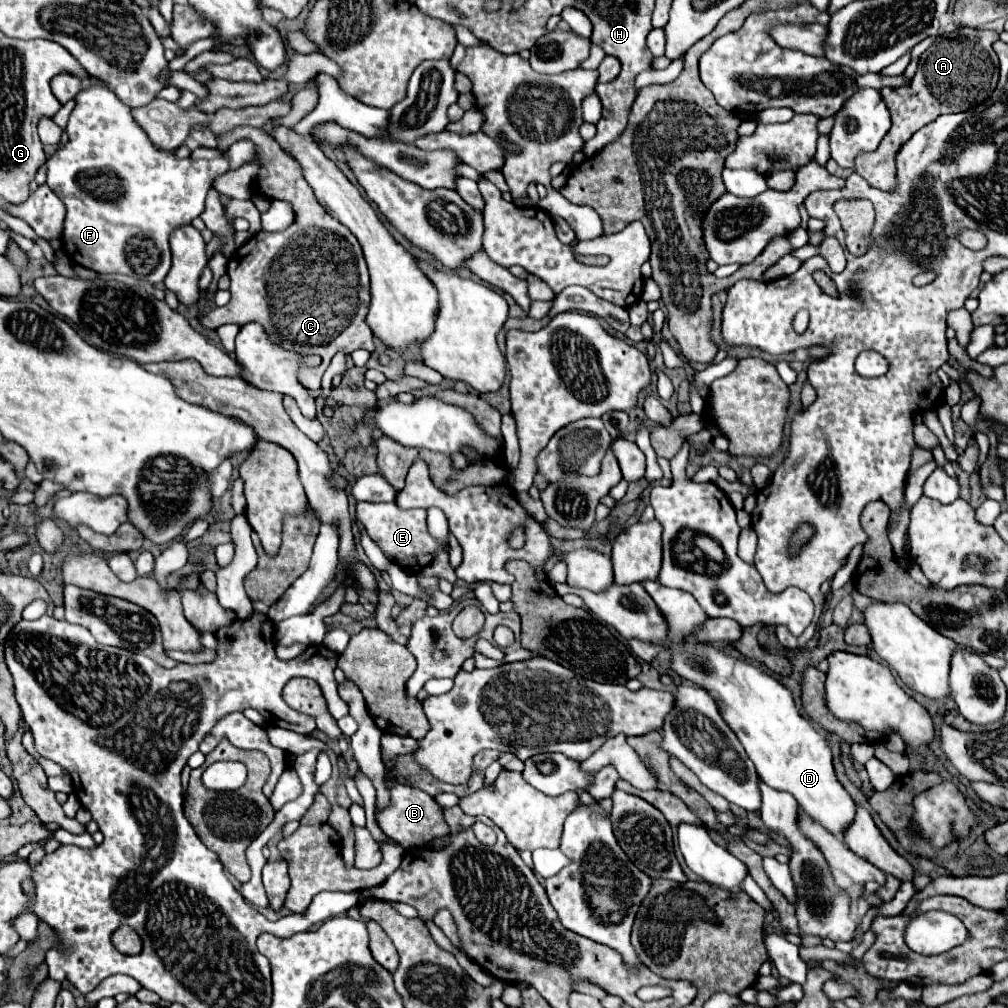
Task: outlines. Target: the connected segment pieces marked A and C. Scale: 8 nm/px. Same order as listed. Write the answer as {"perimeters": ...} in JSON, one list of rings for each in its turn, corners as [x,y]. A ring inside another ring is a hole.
{"perimeters":[[[[960,29],[948,35],[936,37],[936,41],[922,53],[920,67],[912,79],[910,87],[880,89],[884,103],[892,113],[892,127],[872,153],[860,153],[856,157],[856,171],[876,189],[892,191],[896,185],[896,151],[924,125],[932,123],[942,113],[960,113],[976,107],[998,83],[998,57],[992,49],[992,43],[998,41],[996,31],[976,31]]],[[[234,127],[232,131],[224,133],[220,137],[220,151],[226,153],[228,147],[236,141],[248,139],[254,143],[254,159],[252,163],[258,163],[260,169],[256,173],[256,188],[258,192],[271,200],[282,200],[294,207],[294,223],[280,231],[280,233],[268,233],[258,231],[246,245],[236,249],[236,253],[228,261],[228,277],[230,277],[230,293],[232,299],[226,307],[210,309],[200,323],[206,329],[218,329],[226,323],[234,323],[238,327],[244,327],[246,323],[260,323],[264,331],[268,331],[268,337],[274,343],[280,343],[288,351],[296,351],[298,355],[320,355],[322,363],[318,367],[300,367],[298,379],[306,389],[320,389],[320,379],[324,371],[328,369],[332,357],[336,353],[350,355],[356,349],[366,349],[370,353],[376,351],[374,347],[374,335],[366,323],[368,307],[370,307],[370,295],[368,301],[360,301],[360,291],[368,289],[368,267],[362,255],[362,249],[358,245],[358,239],[344,227],[338,219],[328,215],[324,207],[314,197],[312,187],[302,179],[302,171],[296,165],[294,159],[288,159],[288,155],[274,143],[270,135],[264,133],[264,129],[254,127]]]]}

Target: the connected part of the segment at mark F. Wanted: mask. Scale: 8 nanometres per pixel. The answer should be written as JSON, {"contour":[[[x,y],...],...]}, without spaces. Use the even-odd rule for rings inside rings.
{"contour":[[[82,87],[76,95],[76,107],[70,115],[70,121],[66,125],[66,133],[70,137],[70,141],[66,145],[62,145],[48,161],[46,161],[46,185],[64,201],[68,213],[66,213],[66,221],[64,221],[64,231],[62,231],[62,249],[66,253],[66,257],[76,263],[76,265],[82,265],[86,269],[92,269],[96,273],[122,273],[122,275],[130,275],[130,277],[136,277],[140,281],[150,281],[150,283],[162,283],[164,277],[168,275],[170,271],[170,245],[168,245],[168,239],[170,239],[170,233],[180,227],[180,225],[188,225],[192,223],[194,217],[198,217],[202,211],[204,211],[204,199],[206,199],[206,193],[208,189],[212,187],[214,179],[224,175],[226,171],[230,171],[228,167],[228,161],[220,155],[216,159],[178,159],[174,155],[174,151],[164,151],[160,147],[156,147],[148,135],[142,131],[142,127],[132,119],[132,109],[126,107],[124,103],[120,103],[120,99],[116,99],[116,95],[112,95],[112,91],[108,91],[106,87]]]}

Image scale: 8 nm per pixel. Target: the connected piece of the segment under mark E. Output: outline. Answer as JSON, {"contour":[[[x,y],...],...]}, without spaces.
{"contour":[[[358,503],[356,517],[364,525],[370,539],[382,549],[386,559],[406,573],[418,573],[428,567],[438,551],[450,551],[448,543],[434,539],[426,525],[426,511],[424,509],[400,509],[396,503]]]}

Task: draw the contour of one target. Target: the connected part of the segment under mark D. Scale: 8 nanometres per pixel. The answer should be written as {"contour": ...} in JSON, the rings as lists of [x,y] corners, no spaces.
{"contour":[[[644,581],[642,585],[656,601],[656,607],[664,611],[668,637],[664,639],[662,647],[672,653],[670,669],[682,679],[706,689],[714,697],[720,715],[744,745],[760,779],[766,785],[792,793],[798,805],[814,821],[818,821],[822,827],[828,827],[828,831],[836,837],[842,837],[842,831],[854,819],[856,803],[834,775],[832,751],[826,739],[814,729],[812,721],[800,715],[792,693],[776,677],[764,673],[748,661],[734,659],[714,647],[704,651],[698,649],[698,643],[690,645],[688,641],[680,641],[684,635],[694,635],[694,631],[704,625],[708,619],[704,609],[686,591],[664,587],[658,581]]]}

